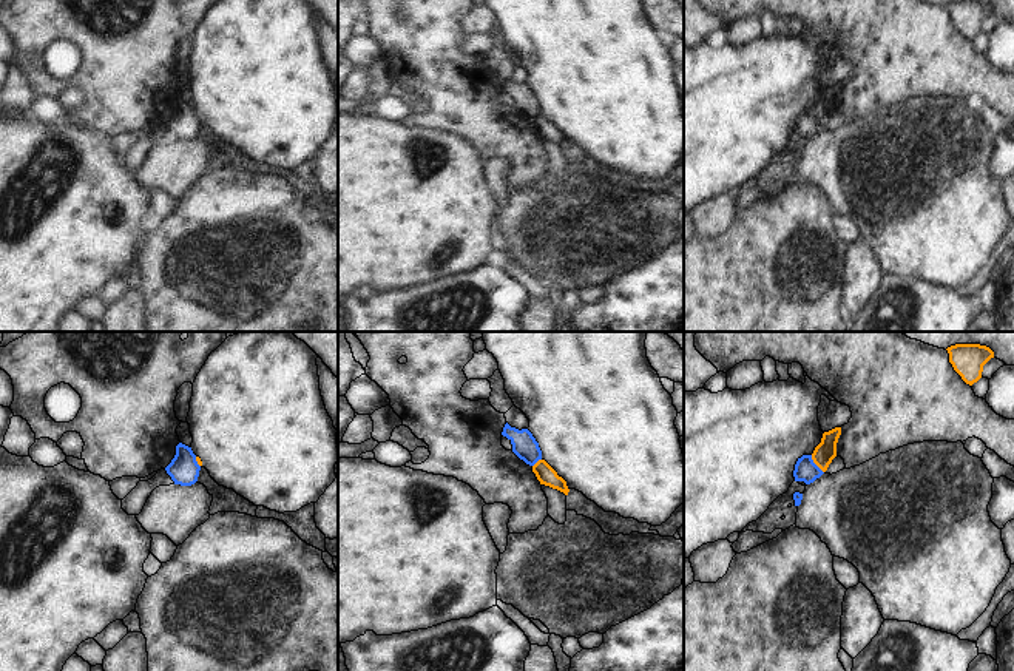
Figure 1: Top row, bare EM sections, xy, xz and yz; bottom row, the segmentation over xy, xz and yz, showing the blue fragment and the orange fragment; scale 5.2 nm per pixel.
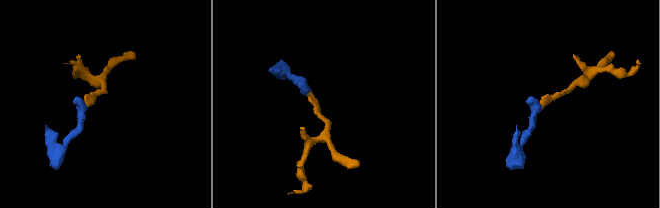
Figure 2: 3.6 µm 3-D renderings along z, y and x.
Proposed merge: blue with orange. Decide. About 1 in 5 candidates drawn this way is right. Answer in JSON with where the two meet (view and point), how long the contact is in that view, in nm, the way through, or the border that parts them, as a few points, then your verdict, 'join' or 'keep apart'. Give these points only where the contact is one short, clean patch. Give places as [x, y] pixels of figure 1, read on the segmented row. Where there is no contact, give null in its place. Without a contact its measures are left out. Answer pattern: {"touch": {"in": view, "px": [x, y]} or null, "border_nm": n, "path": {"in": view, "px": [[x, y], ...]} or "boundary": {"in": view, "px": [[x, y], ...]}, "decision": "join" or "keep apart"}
{"touch": {"in": "yz", "px": [815, 465]}, "border_nm": 120, "boundary": {"in": "yz", "px": [[811, 455], [812, 461], [823, 472]]}, "decision": "keep apart"}

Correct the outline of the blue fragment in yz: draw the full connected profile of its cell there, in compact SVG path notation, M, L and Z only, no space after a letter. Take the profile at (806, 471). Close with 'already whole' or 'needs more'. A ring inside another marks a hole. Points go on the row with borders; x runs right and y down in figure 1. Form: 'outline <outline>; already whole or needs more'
outline M803 455L798 458L793 470L795 481L813 483L824 472L813 463L812 455Z; already whole

